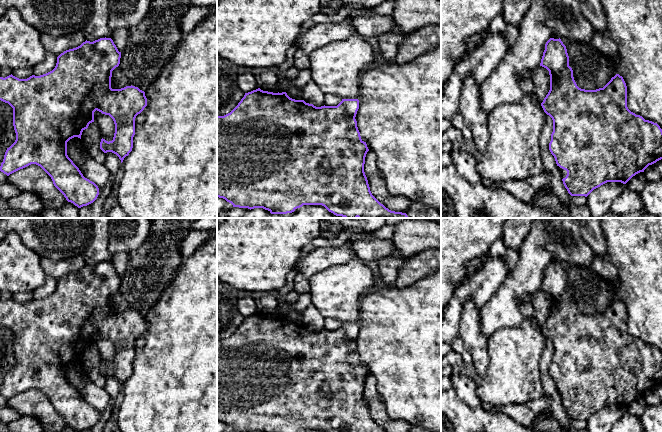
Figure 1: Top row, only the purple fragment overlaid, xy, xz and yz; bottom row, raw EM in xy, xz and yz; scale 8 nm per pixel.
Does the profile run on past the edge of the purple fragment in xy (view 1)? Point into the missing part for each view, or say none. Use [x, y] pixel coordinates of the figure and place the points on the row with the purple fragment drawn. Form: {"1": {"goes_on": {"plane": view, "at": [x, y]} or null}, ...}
{"1": {"goes_on": null}}

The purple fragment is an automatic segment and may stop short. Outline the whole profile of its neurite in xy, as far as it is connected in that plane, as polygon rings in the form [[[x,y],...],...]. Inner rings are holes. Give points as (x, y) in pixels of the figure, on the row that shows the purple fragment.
[[[100,38],[98,40],[95,40],[93,42],[85,41],[80,46],[69,49],[61,53],[57,57],[57,63],[55,68],[43,75],[35,76],[32,75],[27,79],[19,79],[12,74],[3,78],[0,77],[0,100],[8,103],[13,108],[13,126],[16,133],[16,140],[15,142],[7,148],[3,162],[0,166],[0,171],[9,176],[10,174],[23,169],[31,164],[36,164],[40,166],[52,179],[54,186],[64,195],[66,200],[68,202],[73,203],[78,208],[81,208],[83,206],[87,206],[91,203],[93,203],[98,195],[99,195],[99,188],[98,186],[90,181],[89,179],[85,178],[79,168],[73,163],[73,161],[68,157],[67,155],[67,142],[74,138],[78,137],[81,139],[82,132],[88,128],[89,124],[94,122],[94,112],[97,110],[101,112],[102,114],[109,115],[115,124],[115,133],[112,141],[106,141],[105,139],[101,139],[100,142],[100,149],[104,152],[112,152],[116,154],[119,159],[121,160],[121,163],[123,162],[124,158],[129,155],[129,153],[132,151],[133,148],[133,137],[135,135],[135,118],[138,114],[140,114],[144,108],[147,106],[147,98],[145,96],[145,92],[140,90],[138,87],[135,86],[126,86],[121,89],[112,89],[111,88],[111,77],[112,77],[112,71],[119,66],[120,64],[120,58],[121,58],[121,52],[118,51],[116,45],[114,44],[113,40],[111,38]]]

